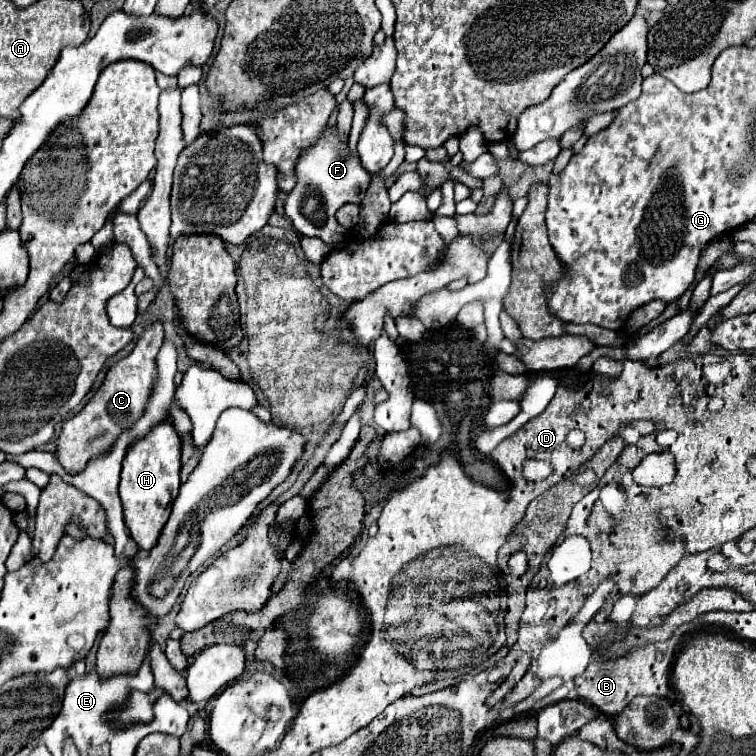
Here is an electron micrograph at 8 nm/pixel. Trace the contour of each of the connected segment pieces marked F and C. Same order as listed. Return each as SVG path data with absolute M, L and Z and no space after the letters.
M327 123L317 141L303 149L295 161L295 187L285 197L285 215L291 219L299 235L319 237L331 249L343 247L349 239L349 229L341 227L335 213L347 203L361 203L369 187L369 171L361 165L361 159L349 151L347 139L341 139L341 133L335 123Z
M153 319L145 327L145 331L141 331L135 349L127 357L119 359L109 367L101 389L89 399L89 403L77 415L73 415L63 423L61 433L57 437L55 457L67 473L71 475L81 473L91 457L107 453L107 449L115 443L115 437L123 429L127 429L131 421L141 417L145 403L149 399L151 385L157 375L155 355L159 353L161 343L163 343L163 325L159 319Z

